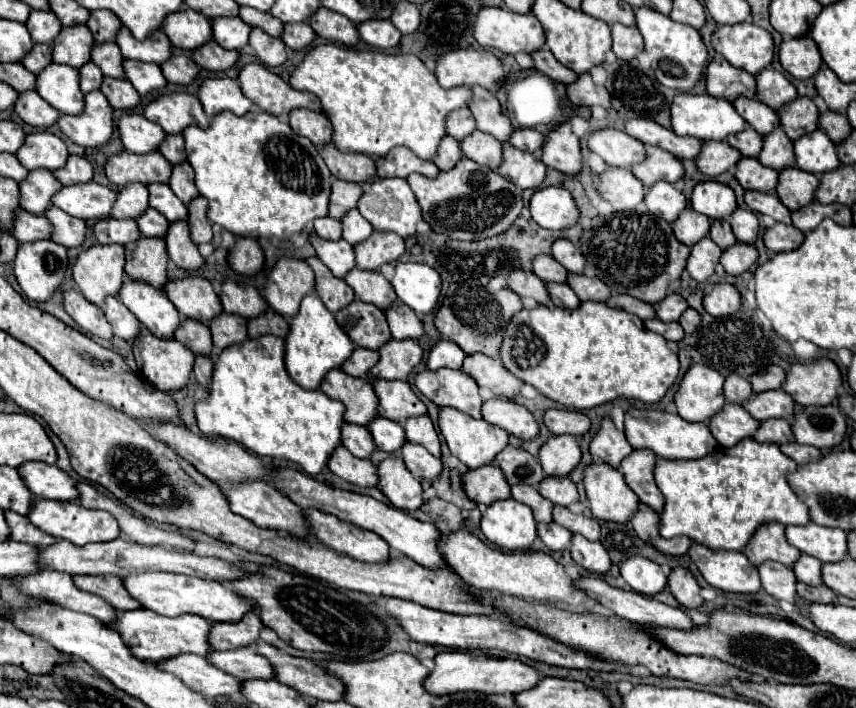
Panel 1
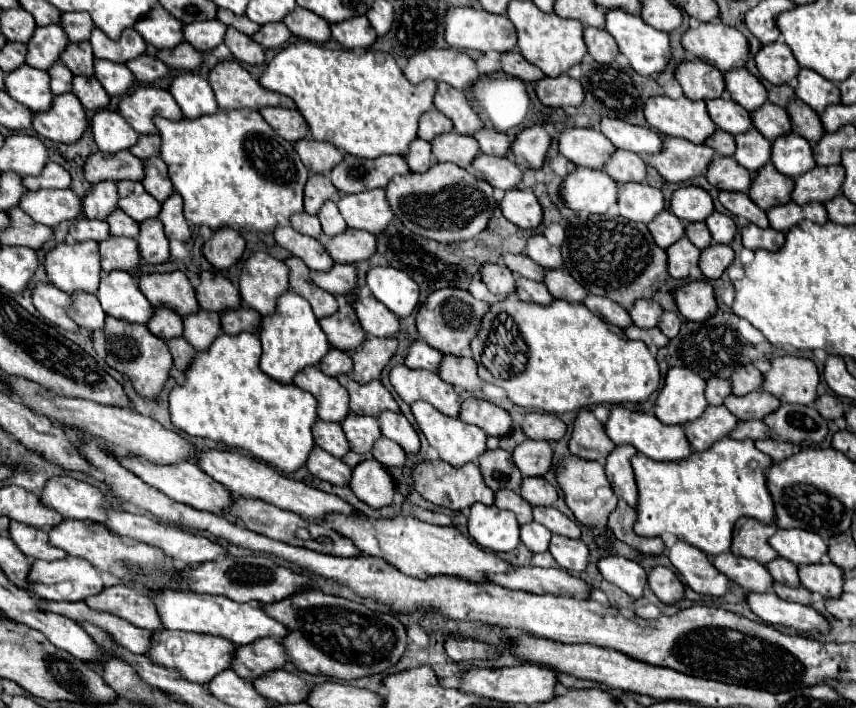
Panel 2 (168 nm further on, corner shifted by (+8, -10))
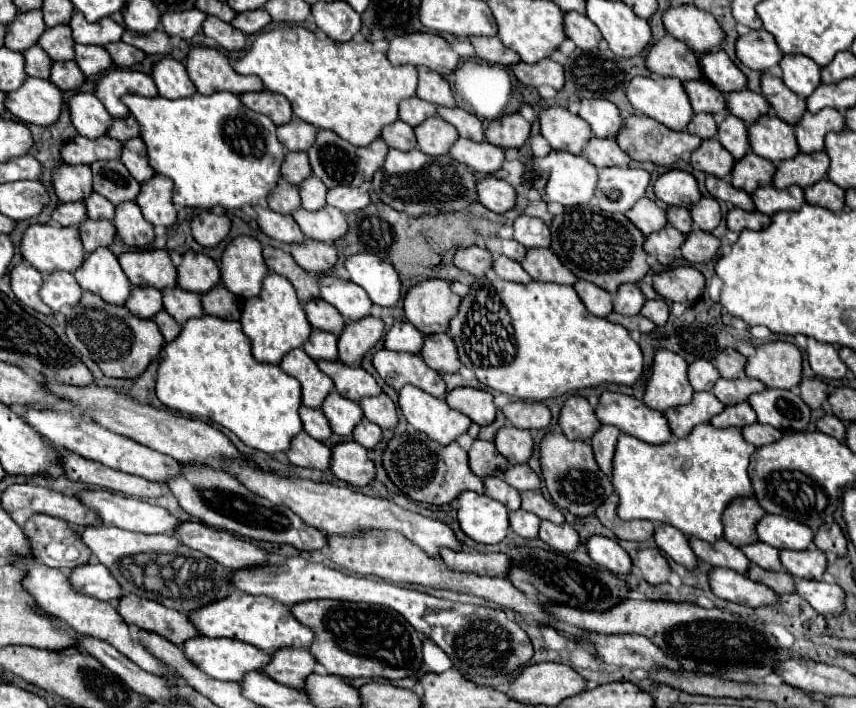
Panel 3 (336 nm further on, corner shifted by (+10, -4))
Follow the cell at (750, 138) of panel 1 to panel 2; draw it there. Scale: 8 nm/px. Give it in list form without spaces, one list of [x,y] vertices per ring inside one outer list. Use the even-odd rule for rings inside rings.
[[[718,129],[712,135],[712,139],[706,139],[706,145],[712,147],[716,151],[716,155],[720,155],[720,157],[736,153],[736,139],[734,139],[734,135],[730,135],[730,133],[722,131],[722,129]]]

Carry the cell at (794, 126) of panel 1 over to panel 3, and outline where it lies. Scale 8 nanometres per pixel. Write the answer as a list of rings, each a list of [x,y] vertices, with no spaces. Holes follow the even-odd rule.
[[[748,89],[726,93],[726,109],[730,115],[736,115],[746,125],[748,121],[754,121],[756,117],[768,113],[768,105],[760,93],[752,93]]]

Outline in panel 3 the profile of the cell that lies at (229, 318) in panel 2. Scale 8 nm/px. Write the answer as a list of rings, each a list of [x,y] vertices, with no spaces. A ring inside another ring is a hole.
[[[222,283],[208,293],[202,293],[202,309],[206,315],[214,315],[220,319],[240,319],[240,305],[236,295],[224,289]]]

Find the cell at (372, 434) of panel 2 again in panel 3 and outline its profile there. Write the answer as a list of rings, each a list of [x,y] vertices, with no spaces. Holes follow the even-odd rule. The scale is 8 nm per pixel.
[[[330,391],[322,403],[322,413],[326,415],[332,431],[340,437],[350,437],[354,425],[362,419],[362,409],[358,403]]]

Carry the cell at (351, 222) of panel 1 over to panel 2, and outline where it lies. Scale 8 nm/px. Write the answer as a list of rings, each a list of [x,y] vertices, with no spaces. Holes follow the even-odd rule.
[[[334,201],[326,203],[326,207],[322,207],[322,211],[320,211],[318,219],[320,219],[320,223],[322,223],[322,229],[324,229],[324,233],[326,233],[326,235],[330,235],[330,237],[342,235],[342,233],[348,229]]]

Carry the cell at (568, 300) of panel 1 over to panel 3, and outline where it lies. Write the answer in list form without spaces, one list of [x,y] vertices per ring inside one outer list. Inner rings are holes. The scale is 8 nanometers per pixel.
[[[494,255],[494,261],[492,261],[492,271],[500,277],[500,279],[506,279],[506,281],[516,281],[516,283],[528,283],[532,281],[528,277],[528,273],[524,273],[522,265],[514,259],[508,259],[504,255]]]

